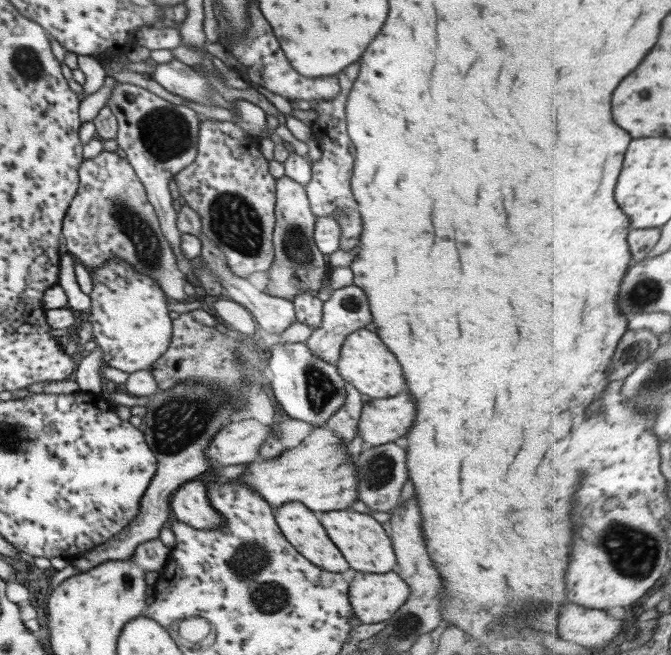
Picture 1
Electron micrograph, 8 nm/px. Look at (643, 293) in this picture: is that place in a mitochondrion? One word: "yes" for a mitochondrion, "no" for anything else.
yes

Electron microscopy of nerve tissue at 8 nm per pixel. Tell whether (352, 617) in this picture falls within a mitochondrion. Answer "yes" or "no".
no

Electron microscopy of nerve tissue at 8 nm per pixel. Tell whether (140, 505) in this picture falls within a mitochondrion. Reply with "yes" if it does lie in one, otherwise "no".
no

